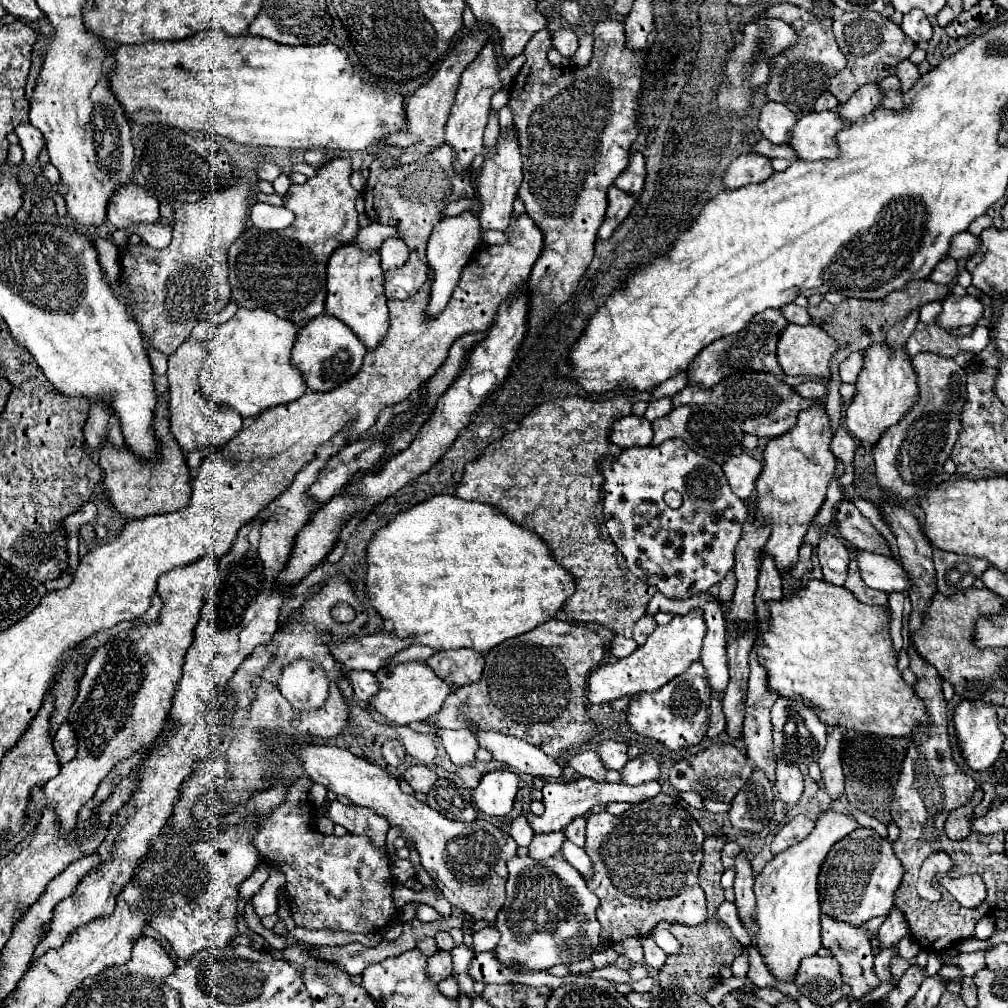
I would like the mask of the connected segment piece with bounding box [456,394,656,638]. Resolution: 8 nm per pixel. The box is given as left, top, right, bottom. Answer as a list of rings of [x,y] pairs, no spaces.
[[[616,394],[612,400],[606,402],[590,402],[580,396],[574,398],[556,398],[532,410],[520,426],[506,434],[500,442],[490,444],[474,462],[466,464],[464,476],[456,486],[456,496],[462,500],[478,500],[496,506],[498,512],[508,516],[512,522],[526,526],[542,542],[550,548],[552,556],[560,566],[564,566],[574,582],[576,592],[564,602],[562,610],[574,622],[596,622],[610,628],[616,634],[632,636],[632,628],[640,616],[646,614],[646,604],[650,602],[656,588],[646,584],[638,576],[628,572],[624,556],[620,556],[618,548],[610,540],[604,518],[602,518],[602,484],[604,476],[598,472],[598,462],[604,456],[616,456],[620,452],[618,446],[608,444],[610,426],[628,416],[632,404],[626,400],[624,394]]]

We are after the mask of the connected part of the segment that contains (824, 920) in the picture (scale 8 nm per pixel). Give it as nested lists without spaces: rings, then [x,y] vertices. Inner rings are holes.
[[[822,916],[820,924],[822,924],[822,946],[828,948],[832,952],[832,956],[838,960],[840,972],[842,972],[842,980],[850,988],[852,998],[860,1000],[866,994],[870,994],[874,988],[878,988],[880,980],[872,972],[874,956],[872,956],[872,946],[870,946],[870,938],[872,938],[874,930],[852,928],[850,924],[838,922],[838,920],[830,918],[830,916]]]

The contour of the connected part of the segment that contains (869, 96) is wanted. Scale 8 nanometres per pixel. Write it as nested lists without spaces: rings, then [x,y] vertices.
[[[866,84],[862,88],[858,88],[848,102],[838,104],[836,112],[840,114],[842,120],[856,122],[856,120],[868,116],[874,108],[878,108],[880,100],[882,100],[882,92],[880,92],[878,84]]]

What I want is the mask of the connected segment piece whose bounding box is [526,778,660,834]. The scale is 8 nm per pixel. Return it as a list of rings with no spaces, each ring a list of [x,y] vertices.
[[[580,778],[574,782],[554,782],[554,784],[546,784],[542,788],[542,802],[546,806],[544,814],[536,816],[532,812],[526,814],[528,824],[532,826],[534,834],[548,834],[548,832],[560,832],[564,830],[564,826],[574,818],[574,816],[584,816],[588,814],[596,804],[610,804],[610,802],[630,802],[630,804],[640,804],[648,798],[654,798],[660,792],[660,784],[656,780],[652,782],[644,782],[638,786],[628,786],[628,784],[610,784],[610,782],[596,782],[596,780],[588,780],[588,778]]]

